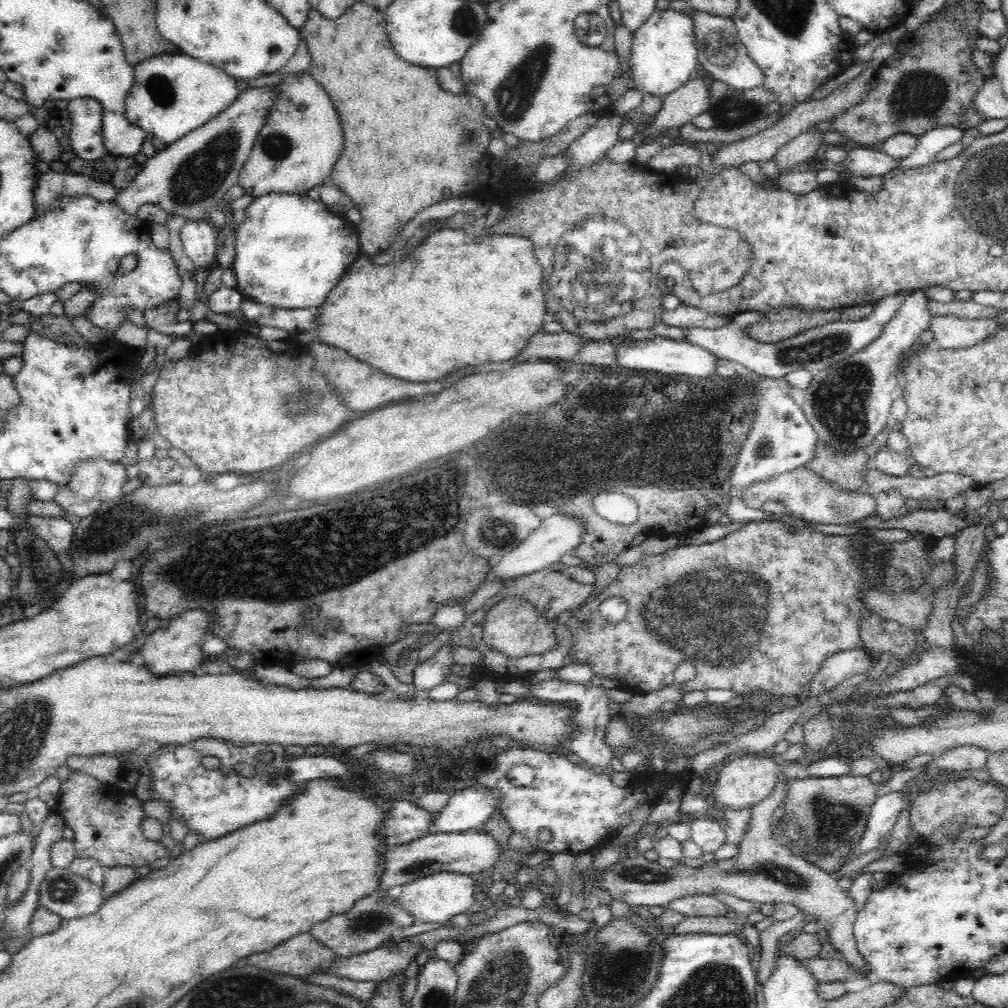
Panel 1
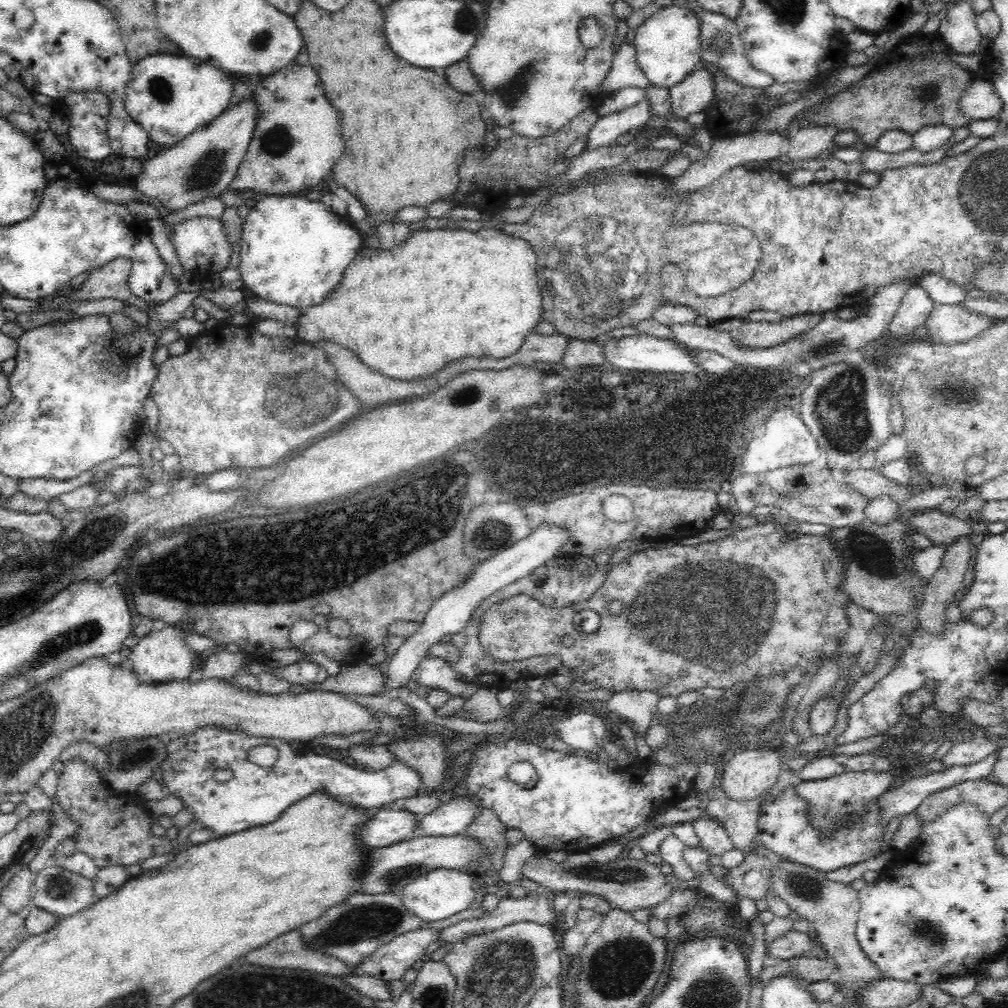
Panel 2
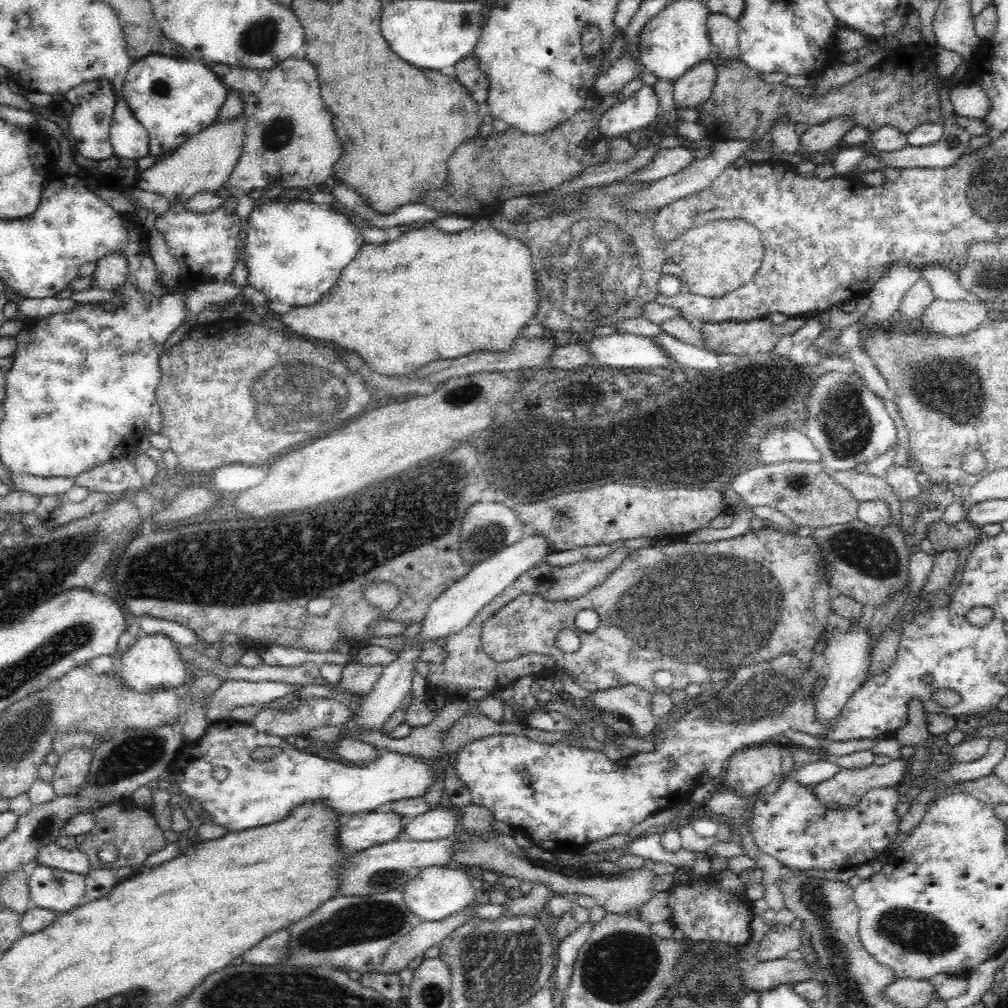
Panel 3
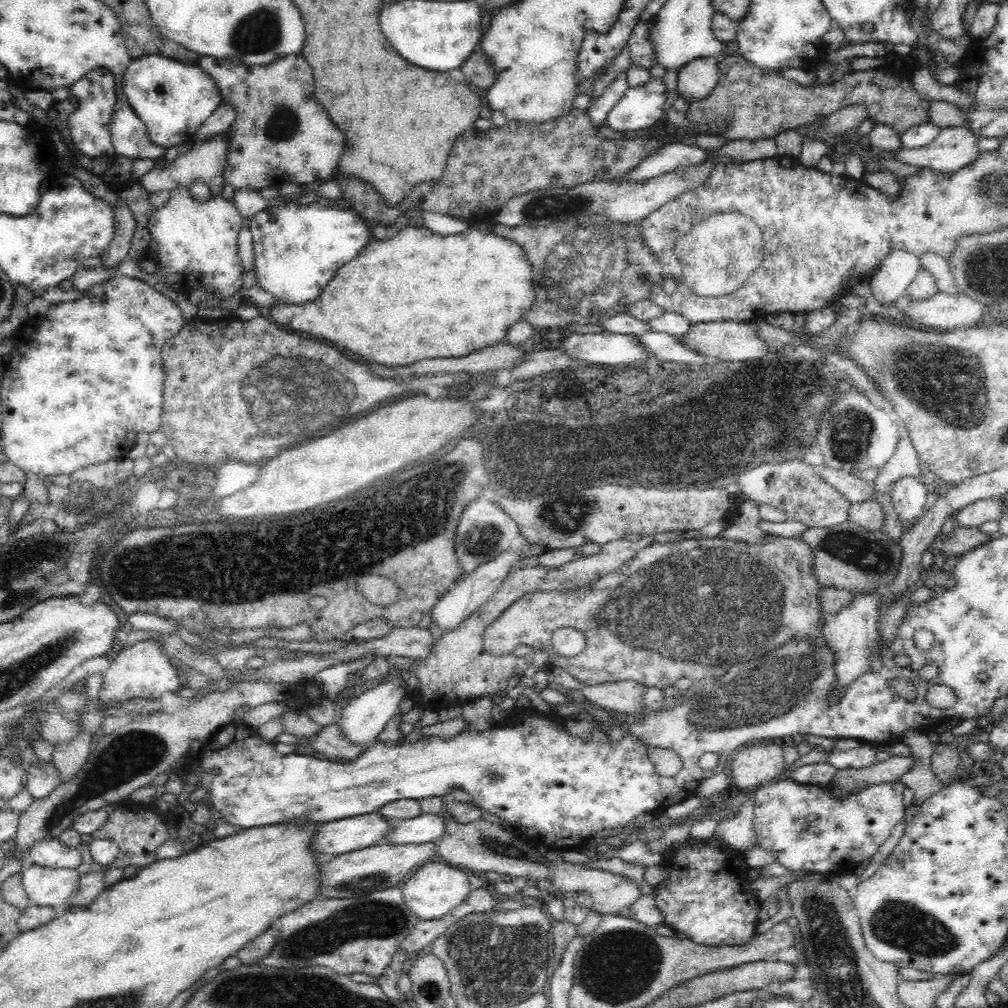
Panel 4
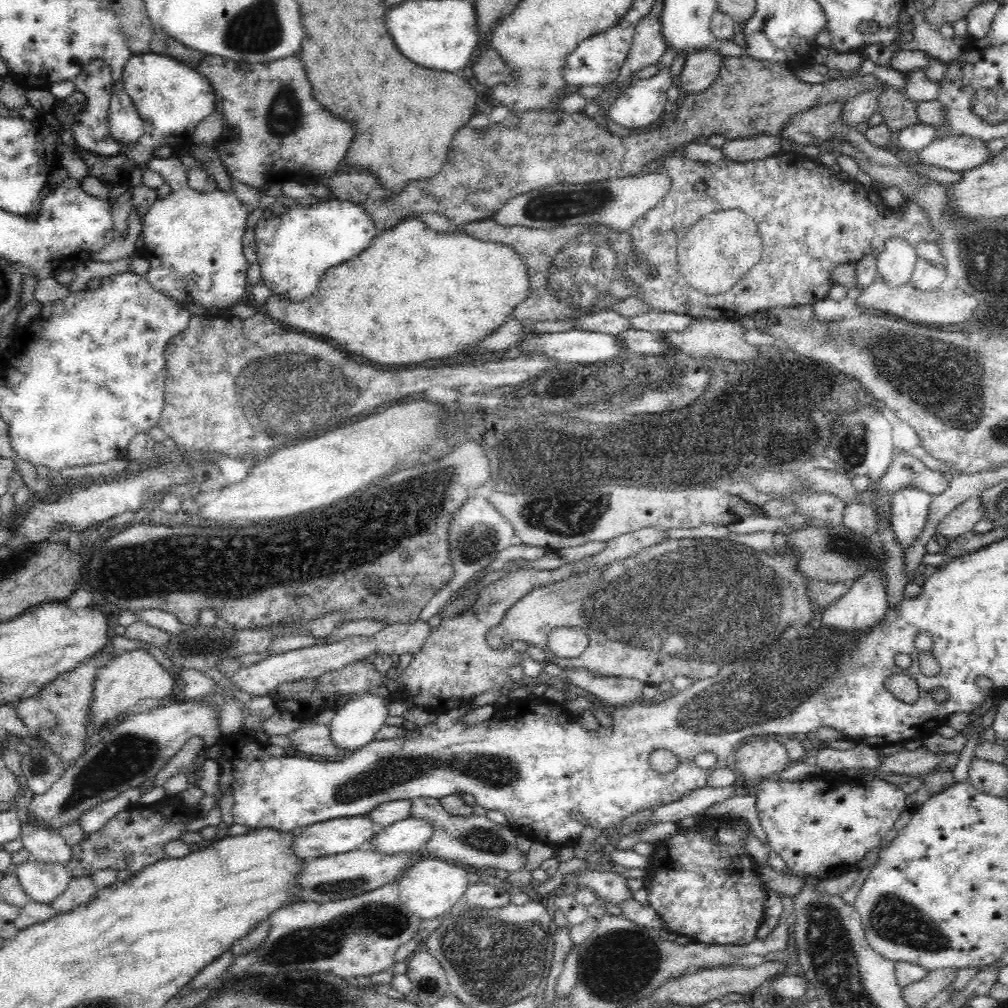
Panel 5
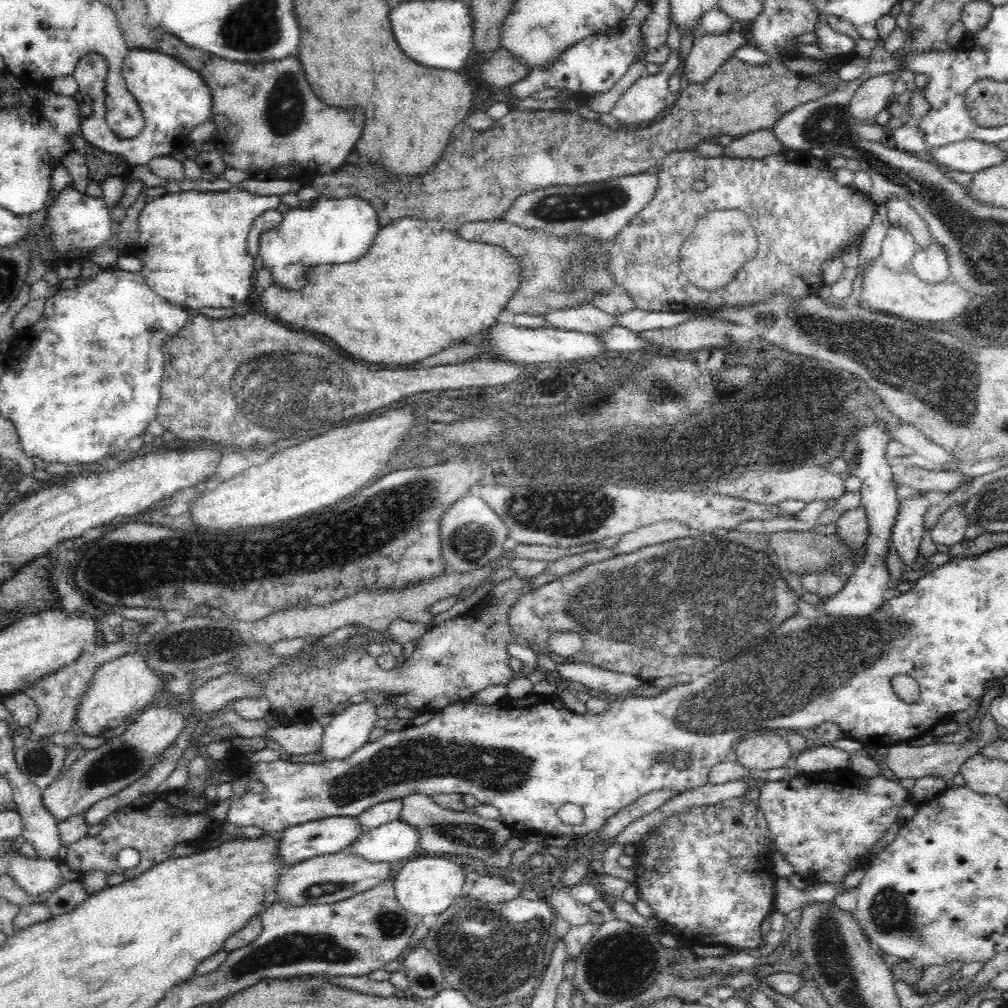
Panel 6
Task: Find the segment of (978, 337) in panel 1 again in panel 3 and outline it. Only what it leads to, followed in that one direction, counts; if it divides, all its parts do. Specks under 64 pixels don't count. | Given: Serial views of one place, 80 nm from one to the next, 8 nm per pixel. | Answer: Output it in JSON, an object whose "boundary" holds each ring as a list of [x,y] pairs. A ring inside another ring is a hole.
{"boundary":[[[935,300],[921,316],[925,332],[942,337],[964,337],[987,323],[990,312],[983,304]]]}

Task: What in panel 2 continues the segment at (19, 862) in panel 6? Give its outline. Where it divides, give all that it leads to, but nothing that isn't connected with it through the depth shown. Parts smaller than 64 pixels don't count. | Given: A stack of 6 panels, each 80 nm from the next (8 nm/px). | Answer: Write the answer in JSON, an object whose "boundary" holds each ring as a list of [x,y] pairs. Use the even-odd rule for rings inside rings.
{"boundary":[[[62,865],[44,867],[33,881],[35,906],[59,918],[69,917],[98,902],[95,883]]]}

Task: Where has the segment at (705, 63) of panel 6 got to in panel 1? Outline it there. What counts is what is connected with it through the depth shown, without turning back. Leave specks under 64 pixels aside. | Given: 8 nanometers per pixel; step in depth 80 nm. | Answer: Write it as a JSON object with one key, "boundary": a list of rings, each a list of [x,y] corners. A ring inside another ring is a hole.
{"boundary":[[[695,76],[685,82],[684,86],[662,98],[661,107],[652,116],[642,135],[649,138],[660,136],[669,130],[680,130],[684,125],[691,123],[694,116],[708,110],[708,88],[701,77]]]}

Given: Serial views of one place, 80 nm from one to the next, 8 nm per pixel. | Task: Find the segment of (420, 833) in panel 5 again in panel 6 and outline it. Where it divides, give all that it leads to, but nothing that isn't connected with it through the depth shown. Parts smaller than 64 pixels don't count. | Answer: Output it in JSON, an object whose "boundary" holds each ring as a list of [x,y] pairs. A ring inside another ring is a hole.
{"boundary":[[[396,820],[394,822],[383,824],[378,828],[364,831],[360,838],[355,843],[350,845],[344,853],[354,853],[358,857],[366,861],[374,862],[384,862],[393,863],[395,861],[402,861],[404,858],[410,857],[414,854],[417,848],[420,847],[420,831],[401,820]]]}

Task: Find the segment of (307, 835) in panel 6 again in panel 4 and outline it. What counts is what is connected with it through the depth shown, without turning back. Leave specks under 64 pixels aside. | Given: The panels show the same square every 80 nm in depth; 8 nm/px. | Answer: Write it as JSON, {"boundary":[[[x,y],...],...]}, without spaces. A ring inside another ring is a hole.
{"boundary":[[[377,812],[323,823],[313,836],[312,851],[325,858],[362,850],[385,842],[392,824]]]}

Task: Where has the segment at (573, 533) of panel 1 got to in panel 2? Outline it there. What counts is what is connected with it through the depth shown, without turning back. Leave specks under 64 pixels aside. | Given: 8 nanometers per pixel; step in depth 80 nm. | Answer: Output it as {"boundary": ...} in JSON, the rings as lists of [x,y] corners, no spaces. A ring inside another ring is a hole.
{"boundary":[[[542,523],[540,526],[533,528],[533,531],[526,538],[519,540],[510,548],[479,562],[463,585],[452,589],[434,601],[419,629],[397,648],[388,664],[385,692],[392,690],[392,688],[398,688],[398,686],[404,686],[410,676],[413,676],[414,670],[416,670],[420,661],[425,657],[424,653],[433,644],[438,643],[444,634],[456,634],[456,632],[462,630],[470,620],[470,614],[474,612],[484,598],[488,598],[496,590],[512,584],[514,581],[528,576],[536,569],[544,567],[550,560],[560,559],[564,554],[563,546],[570,541],[569,532],[564,527]]]}

